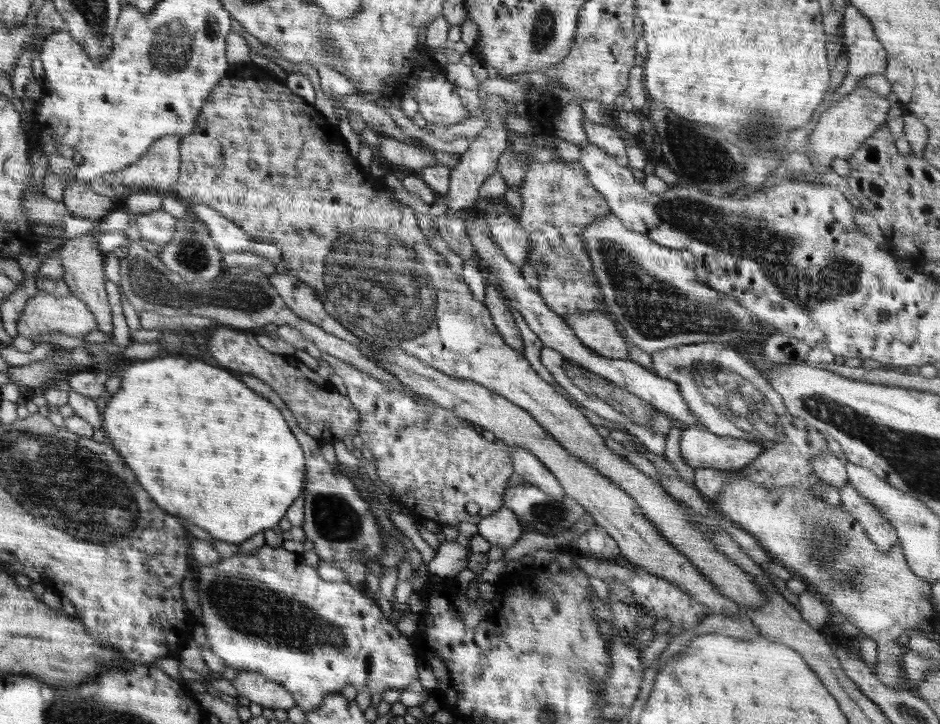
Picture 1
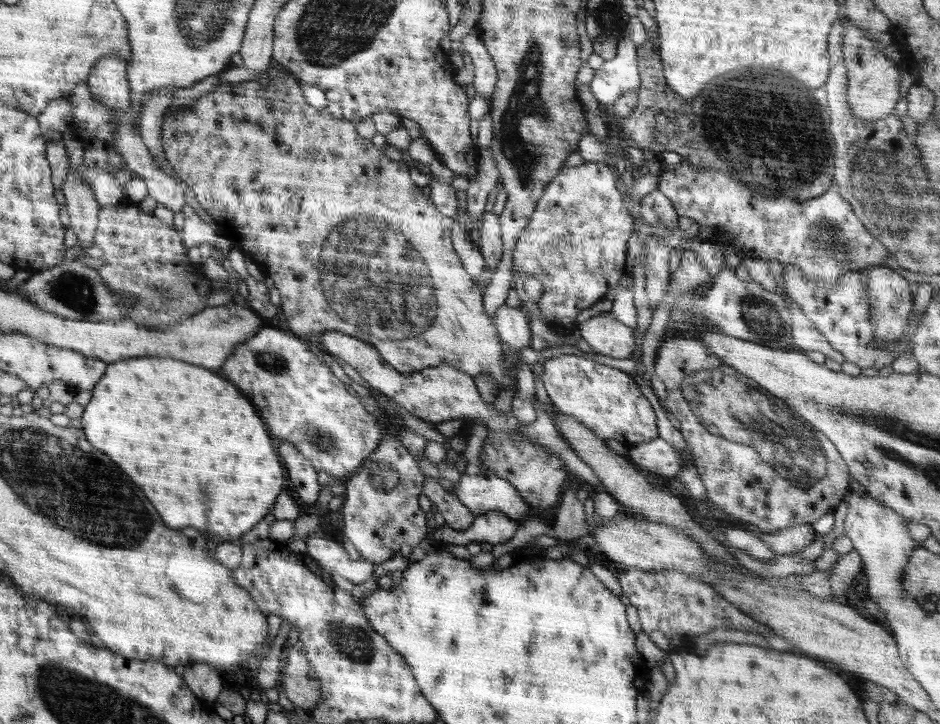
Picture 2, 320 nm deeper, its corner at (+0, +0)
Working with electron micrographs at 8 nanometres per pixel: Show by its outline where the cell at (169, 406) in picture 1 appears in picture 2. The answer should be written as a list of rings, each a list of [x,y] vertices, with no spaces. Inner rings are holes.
[[[159,356],[109,363],[102,386],[92,390],[92,399],[79,420],[90,444],[110,454],[150,494],[150,502],[158,506],[158,514],[166,518],[170,528],[196,526],[224,534],[224,542],[233,542],[272,510],[284,484],[284,466],[256,408],[240,396],[236,386],[202,366]]]

